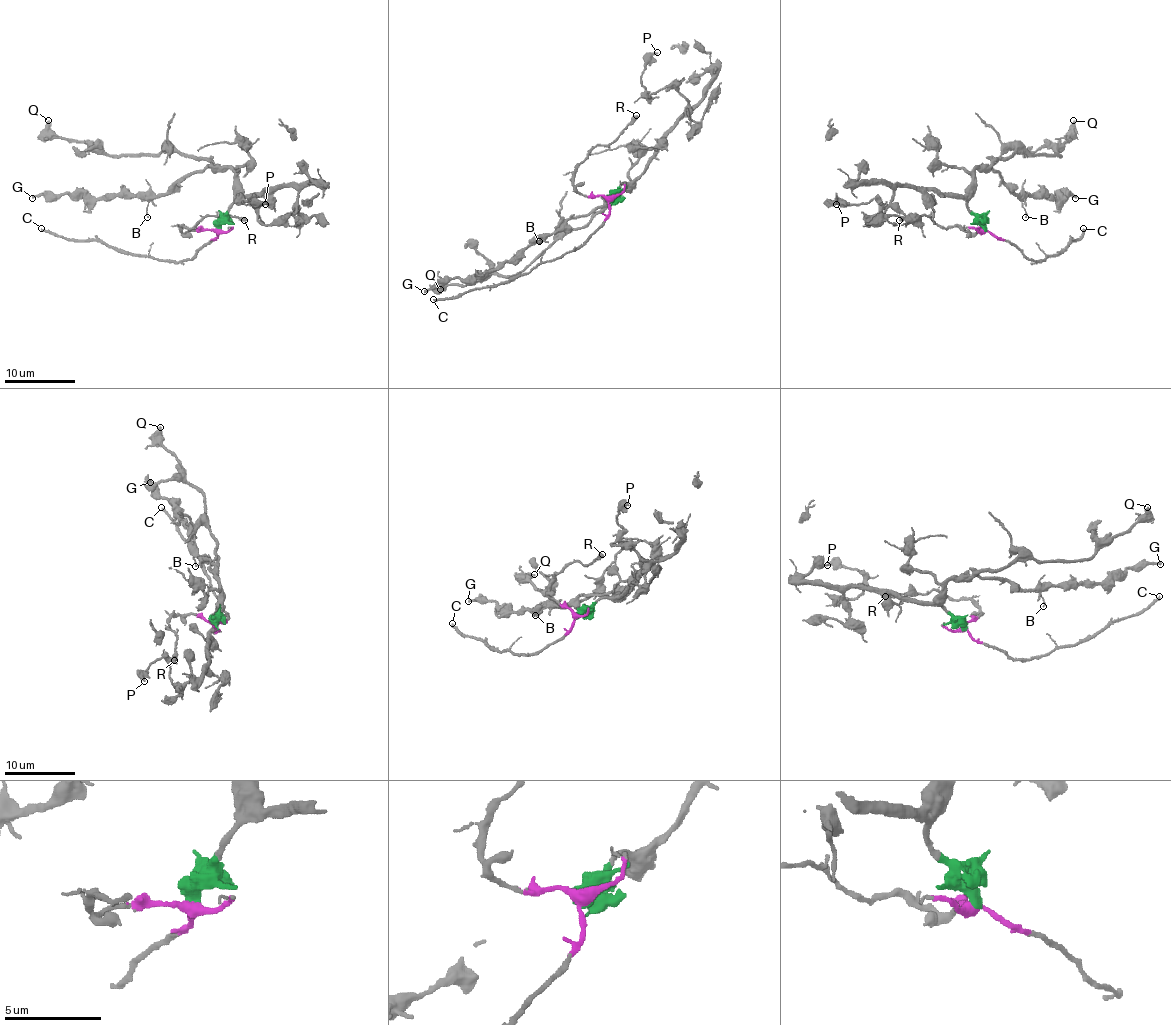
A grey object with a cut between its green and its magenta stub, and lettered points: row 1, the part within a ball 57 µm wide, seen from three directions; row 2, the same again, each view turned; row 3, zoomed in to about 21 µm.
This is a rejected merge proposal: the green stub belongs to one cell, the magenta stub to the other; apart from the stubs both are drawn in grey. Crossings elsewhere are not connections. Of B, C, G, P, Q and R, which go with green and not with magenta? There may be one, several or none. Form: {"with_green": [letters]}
{"with_green": ["B", "G", "P", "Q"]}

